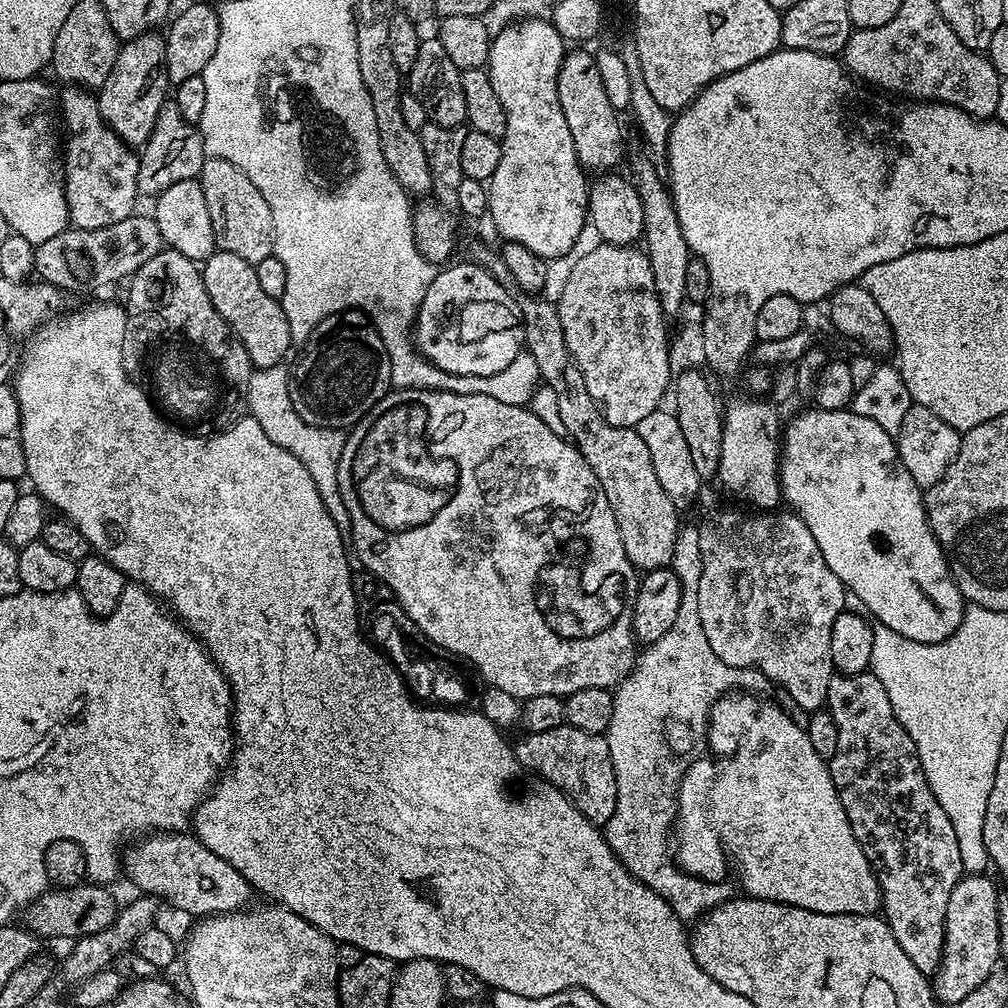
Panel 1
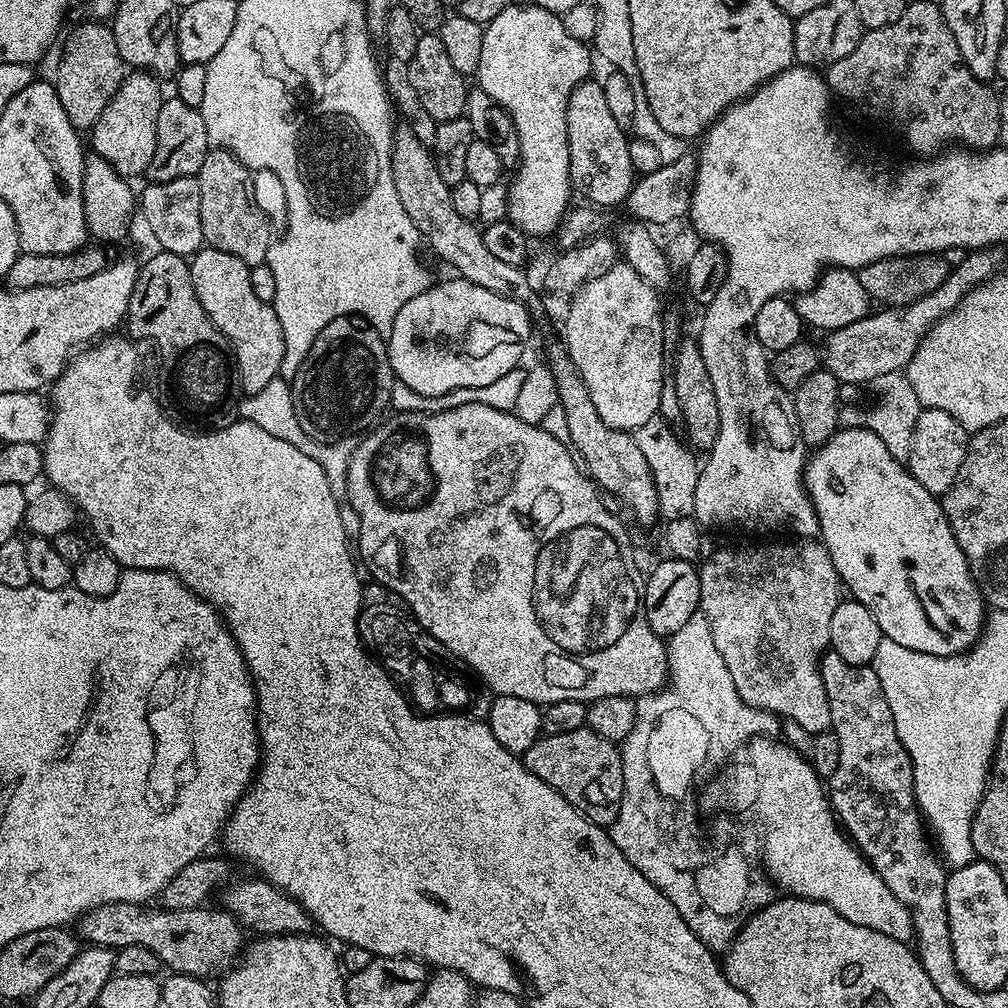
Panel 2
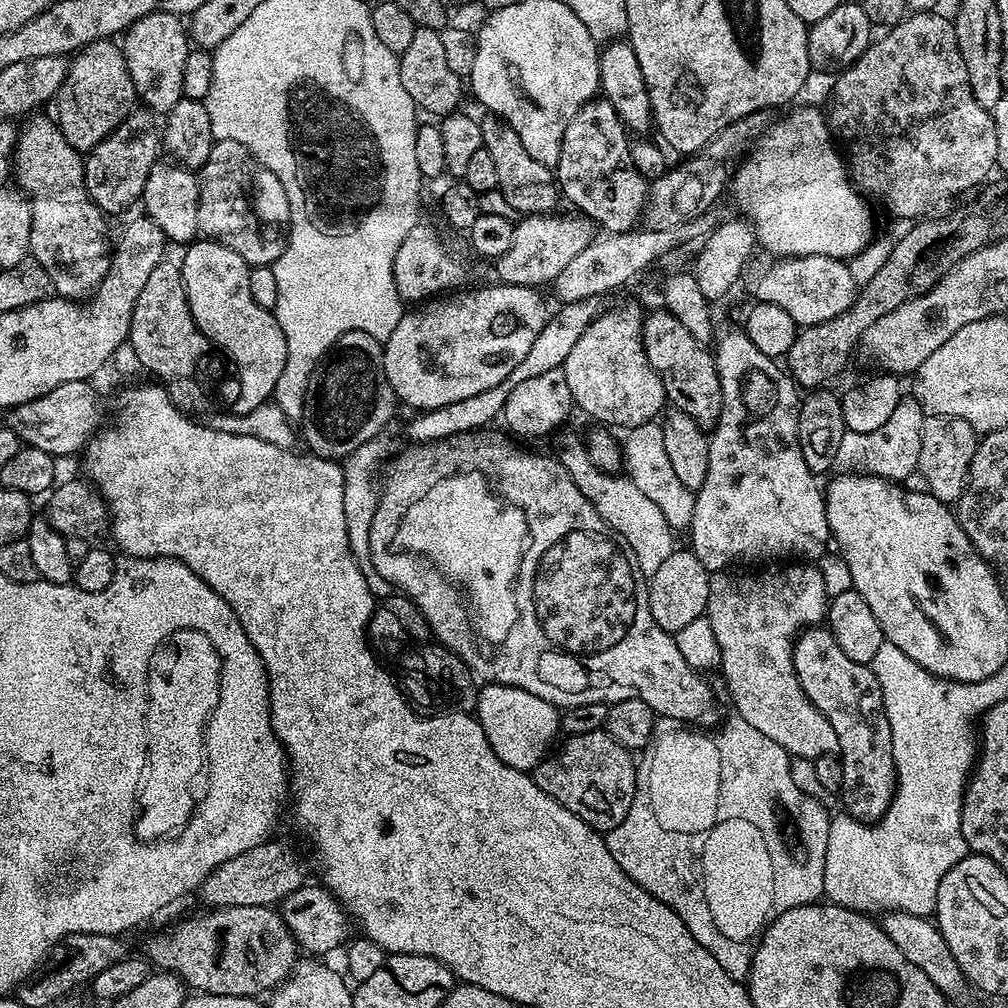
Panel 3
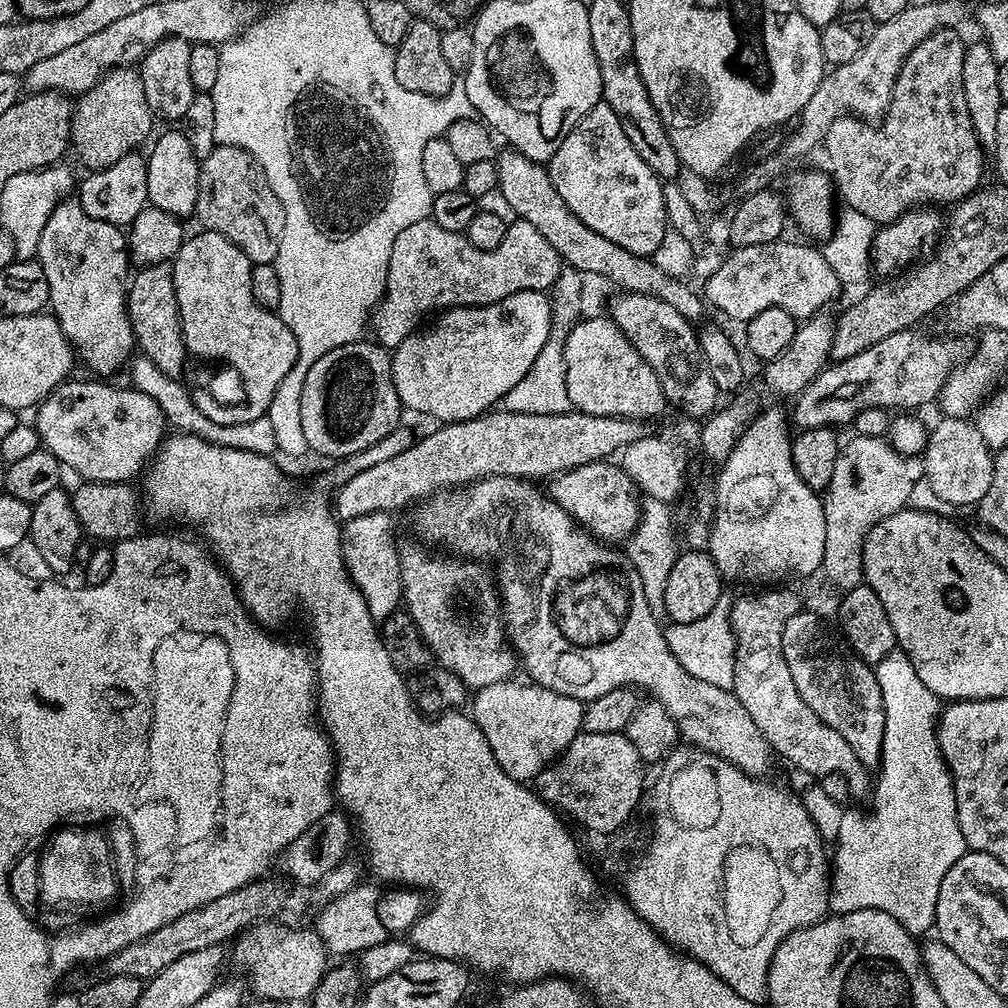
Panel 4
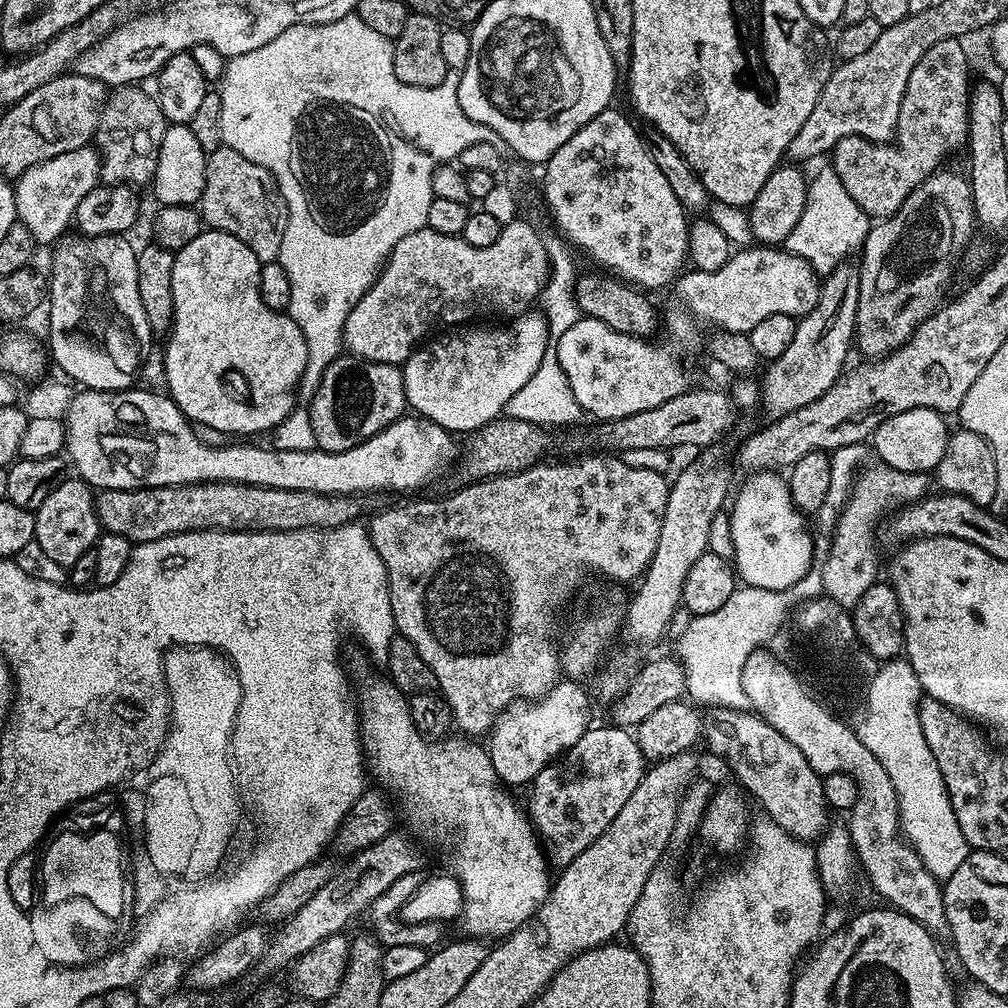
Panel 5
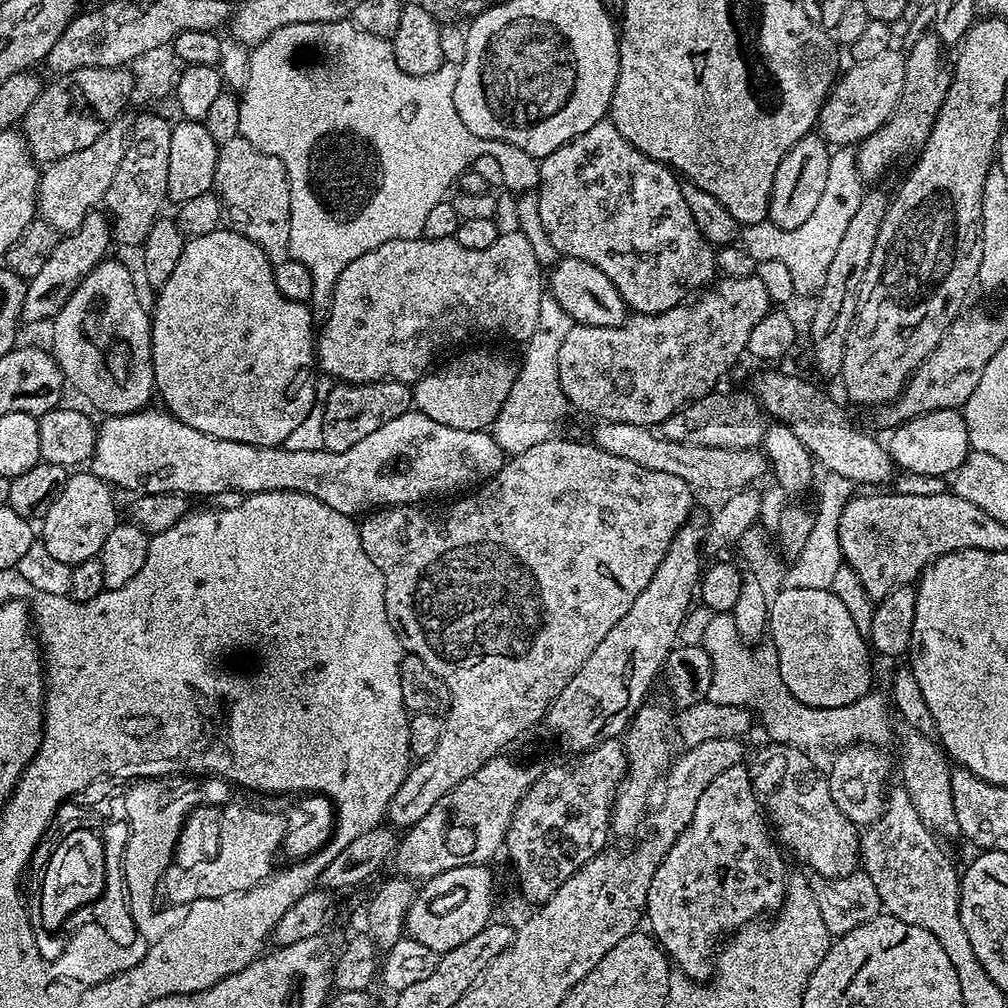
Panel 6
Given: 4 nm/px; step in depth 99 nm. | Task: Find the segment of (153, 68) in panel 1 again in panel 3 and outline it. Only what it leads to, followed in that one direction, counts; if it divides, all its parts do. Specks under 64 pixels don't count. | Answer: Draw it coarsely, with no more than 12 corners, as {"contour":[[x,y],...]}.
{"contour":[[133,110],[87,153],[86,190],[124,212],[158,163],[157,117]]}

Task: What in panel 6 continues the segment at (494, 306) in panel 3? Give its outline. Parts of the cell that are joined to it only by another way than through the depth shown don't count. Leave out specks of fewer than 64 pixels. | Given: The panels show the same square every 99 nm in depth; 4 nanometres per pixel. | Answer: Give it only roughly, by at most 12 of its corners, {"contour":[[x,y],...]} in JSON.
{"contour":[[464,352],[425,372],[415,411],[442,426],[487,429],[518,369]]}

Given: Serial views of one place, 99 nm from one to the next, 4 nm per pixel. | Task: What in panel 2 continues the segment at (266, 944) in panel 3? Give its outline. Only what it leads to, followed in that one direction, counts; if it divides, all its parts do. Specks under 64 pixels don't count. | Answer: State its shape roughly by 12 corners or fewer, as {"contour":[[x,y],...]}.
{"contour":[[103,904],[89,945],[154,950],[173,973],[219,977],[246,932],[223,907]]}

